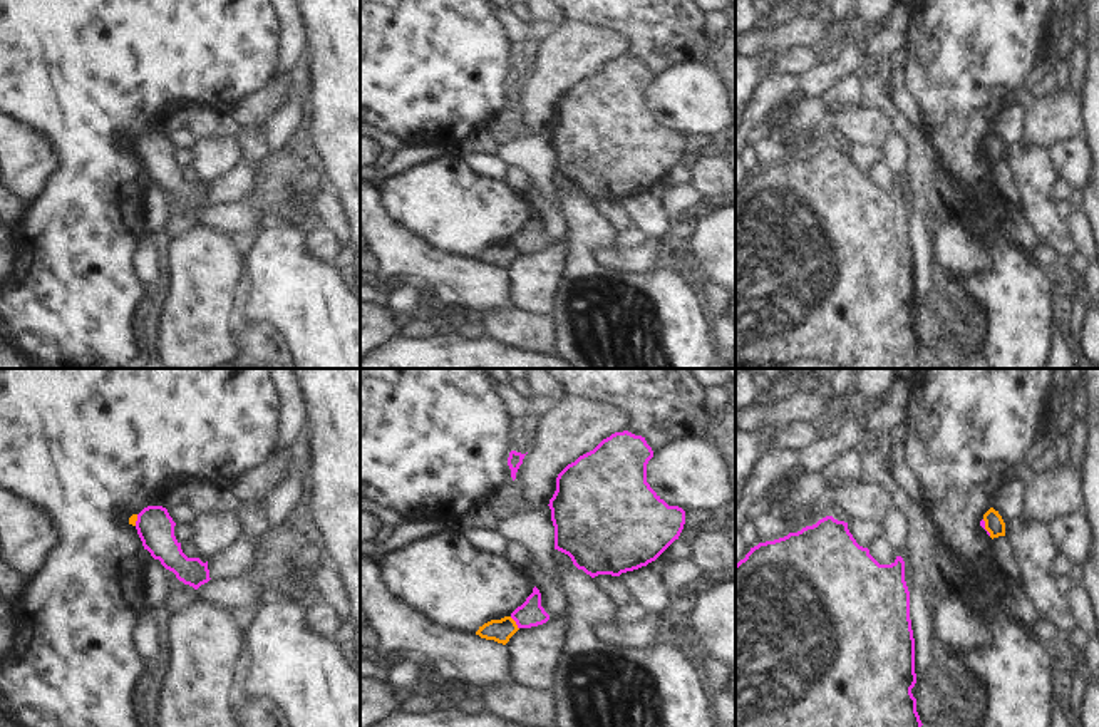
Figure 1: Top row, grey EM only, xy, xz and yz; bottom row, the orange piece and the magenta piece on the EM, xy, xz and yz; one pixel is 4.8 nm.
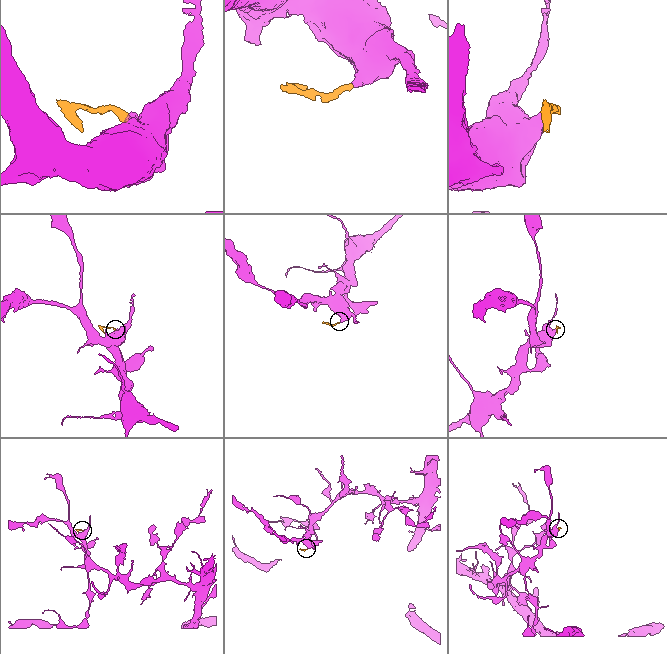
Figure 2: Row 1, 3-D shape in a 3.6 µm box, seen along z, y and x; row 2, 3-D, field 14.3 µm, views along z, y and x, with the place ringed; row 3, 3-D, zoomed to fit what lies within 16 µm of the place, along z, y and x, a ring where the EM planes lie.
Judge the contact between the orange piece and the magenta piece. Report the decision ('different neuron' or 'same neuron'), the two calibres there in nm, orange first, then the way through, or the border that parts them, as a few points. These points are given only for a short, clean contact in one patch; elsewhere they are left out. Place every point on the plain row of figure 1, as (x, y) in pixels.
different neuron; calibres 110 and 120 nm; border xz (510, 242), (518, 253)

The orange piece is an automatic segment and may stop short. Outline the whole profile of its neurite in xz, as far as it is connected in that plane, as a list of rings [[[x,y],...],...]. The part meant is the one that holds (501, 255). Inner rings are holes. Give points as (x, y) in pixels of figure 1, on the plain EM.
[[[504,241],[501,245],[491,245],[484,248],[482,251],[479,251],[476,260],[506,270],[518,255],[519,253],[516,246],[511,241]]]

